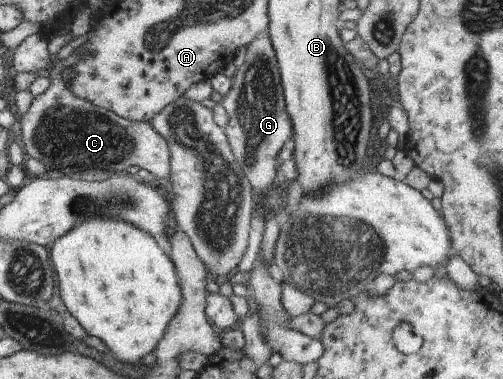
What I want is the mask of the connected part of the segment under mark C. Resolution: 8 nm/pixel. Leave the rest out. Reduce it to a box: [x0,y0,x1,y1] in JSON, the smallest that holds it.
[19,46,168,178]

